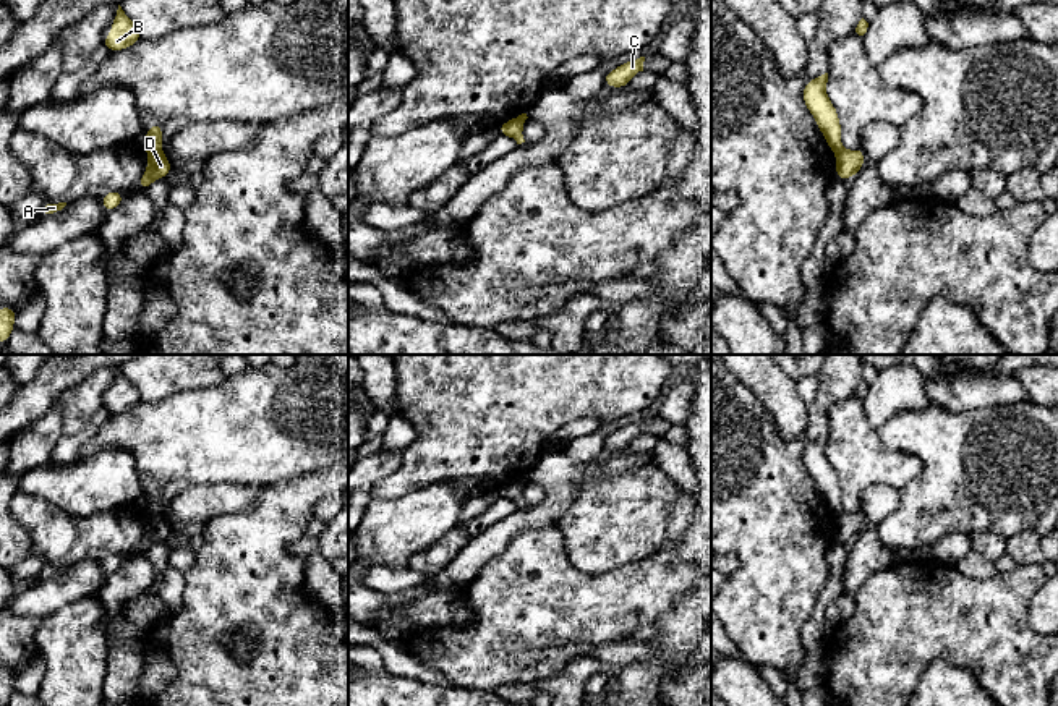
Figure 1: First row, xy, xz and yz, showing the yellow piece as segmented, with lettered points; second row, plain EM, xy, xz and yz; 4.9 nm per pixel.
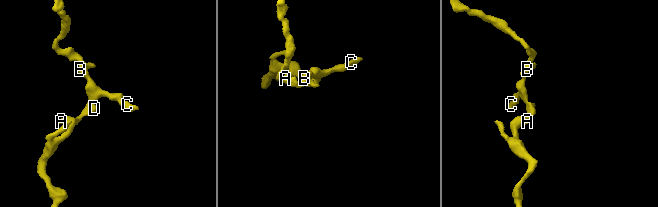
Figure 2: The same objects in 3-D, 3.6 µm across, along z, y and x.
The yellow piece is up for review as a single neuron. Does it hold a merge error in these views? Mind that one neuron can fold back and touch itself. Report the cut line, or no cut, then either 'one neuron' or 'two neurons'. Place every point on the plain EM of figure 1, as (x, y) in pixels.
cut xy (146, 510), (161, 515); two neurons

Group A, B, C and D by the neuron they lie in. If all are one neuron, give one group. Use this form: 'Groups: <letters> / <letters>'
Groups: A D / B C

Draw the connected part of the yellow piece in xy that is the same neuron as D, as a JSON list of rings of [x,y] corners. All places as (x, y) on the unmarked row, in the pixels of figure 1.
[[[146,512],[146,515],[149,521],[147,531],[138,546],[138,551],[143,554],[146,554],[154,542],[165,541],[172,533],[169,521],[162,515],[151,512]]]

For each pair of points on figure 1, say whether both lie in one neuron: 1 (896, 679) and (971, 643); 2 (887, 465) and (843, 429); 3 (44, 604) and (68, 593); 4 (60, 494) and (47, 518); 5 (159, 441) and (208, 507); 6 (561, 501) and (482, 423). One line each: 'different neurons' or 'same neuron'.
1: same neuron
2: same neuron
3: same neuron
4: different neurons
5: different neurons
6: different neurons

